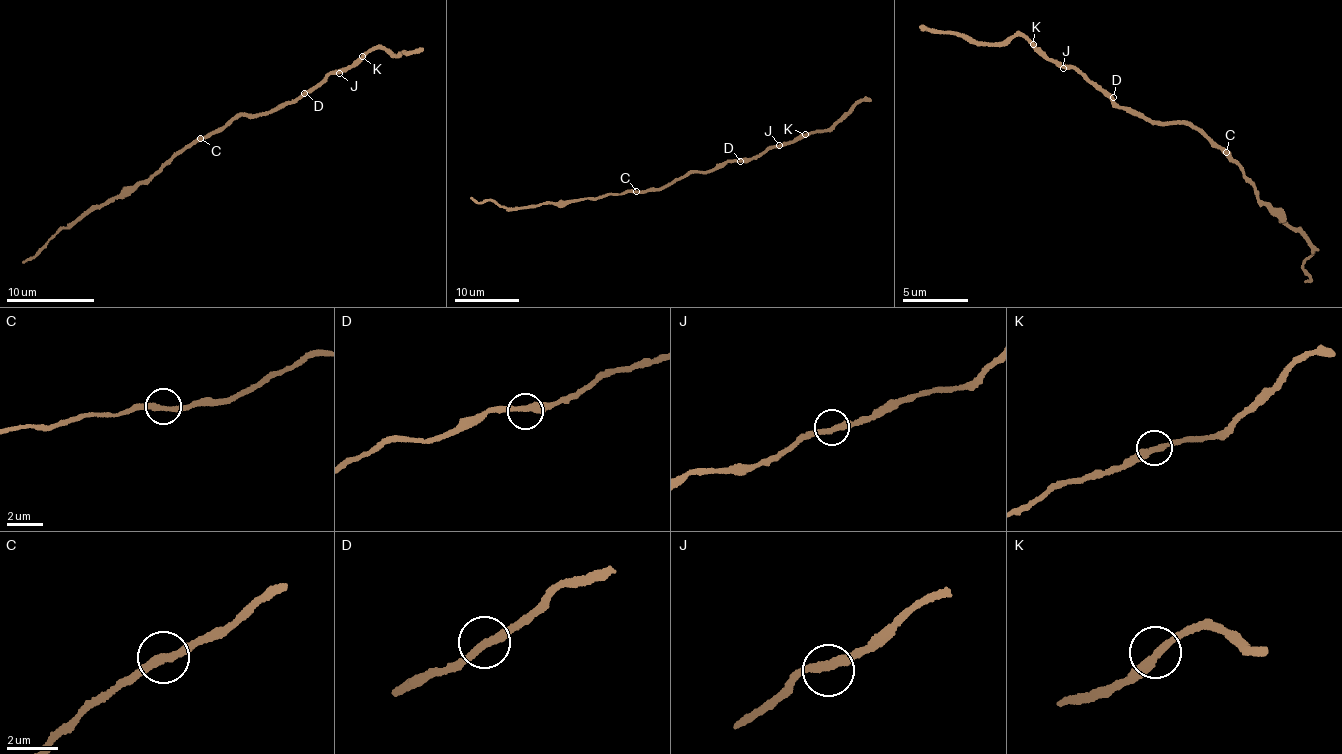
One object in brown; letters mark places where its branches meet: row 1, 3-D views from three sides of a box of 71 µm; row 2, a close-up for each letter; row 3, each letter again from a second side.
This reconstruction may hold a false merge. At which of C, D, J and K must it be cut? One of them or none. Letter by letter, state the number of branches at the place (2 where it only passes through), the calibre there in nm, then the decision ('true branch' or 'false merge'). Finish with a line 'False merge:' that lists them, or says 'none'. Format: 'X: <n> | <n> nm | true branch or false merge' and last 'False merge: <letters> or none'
C: 2 | 320 nm | true branch
D: 2 | 320 nm | true branch
J: 2 | 320 nm | true branch
K: 2 | 320 nm | true branch
False merge: none

